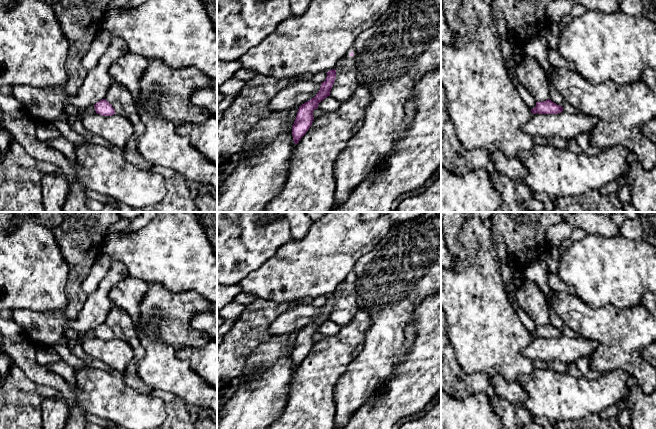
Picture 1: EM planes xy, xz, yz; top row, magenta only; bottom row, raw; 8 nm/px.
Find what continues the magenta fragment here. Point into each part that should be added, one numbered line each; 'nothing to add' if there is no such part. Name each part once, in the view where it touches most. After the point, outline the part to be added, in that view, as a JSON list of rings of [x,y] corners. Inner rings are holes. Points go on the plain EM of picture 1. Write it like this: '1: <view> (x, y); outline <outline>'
nothing to add

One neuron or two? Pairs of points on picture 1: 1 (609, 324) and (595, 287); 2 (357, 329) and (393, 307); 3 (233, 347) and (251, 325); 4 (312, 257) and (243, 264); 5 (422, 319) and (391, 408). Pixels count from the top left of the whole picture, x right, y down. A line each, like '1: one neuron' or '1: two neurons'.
1: two neurons
2: two neurons
3: one neuron
4: two neurons
5: one neuron

